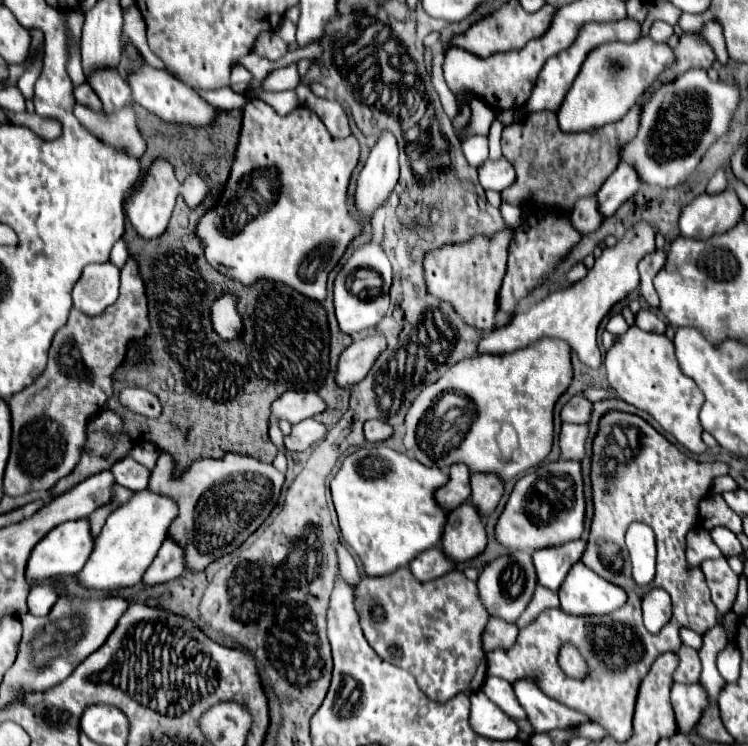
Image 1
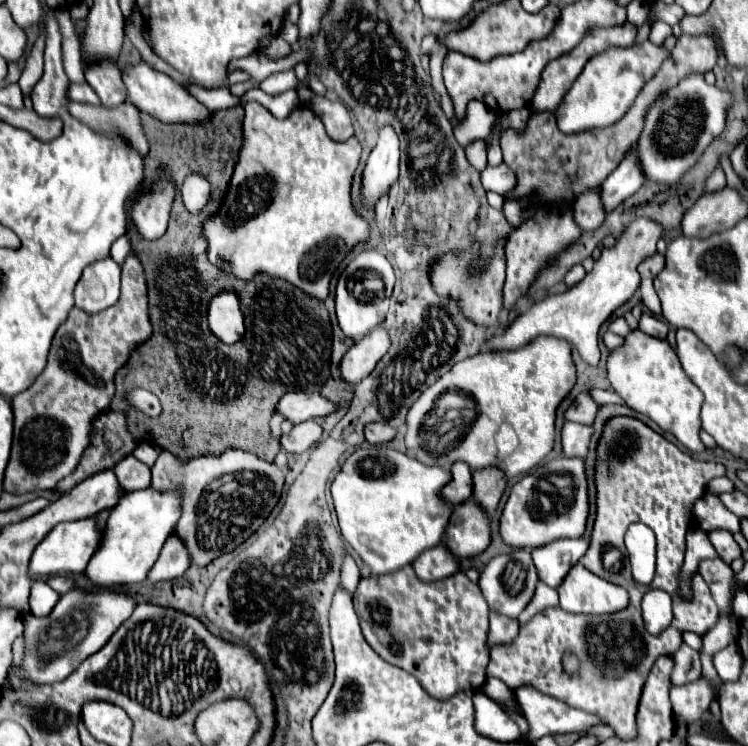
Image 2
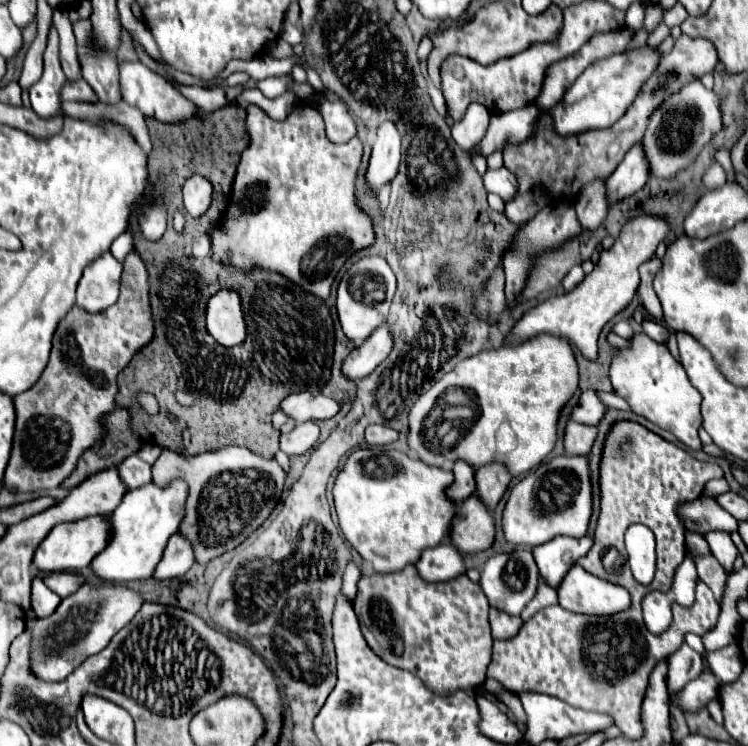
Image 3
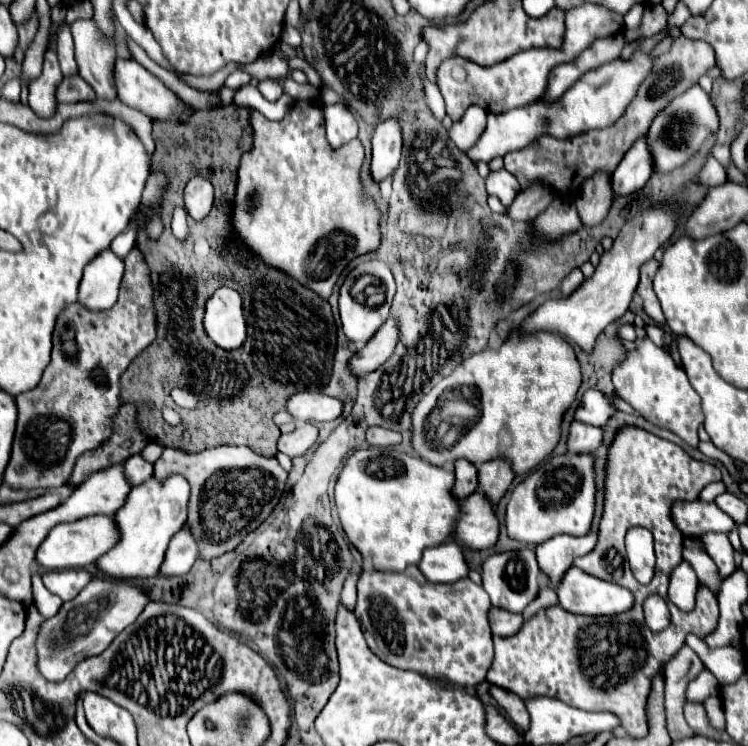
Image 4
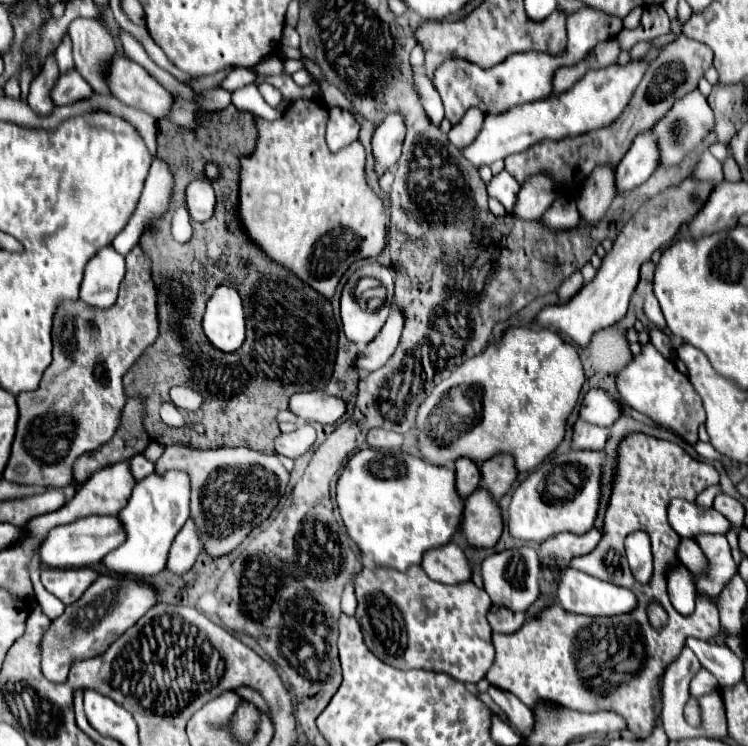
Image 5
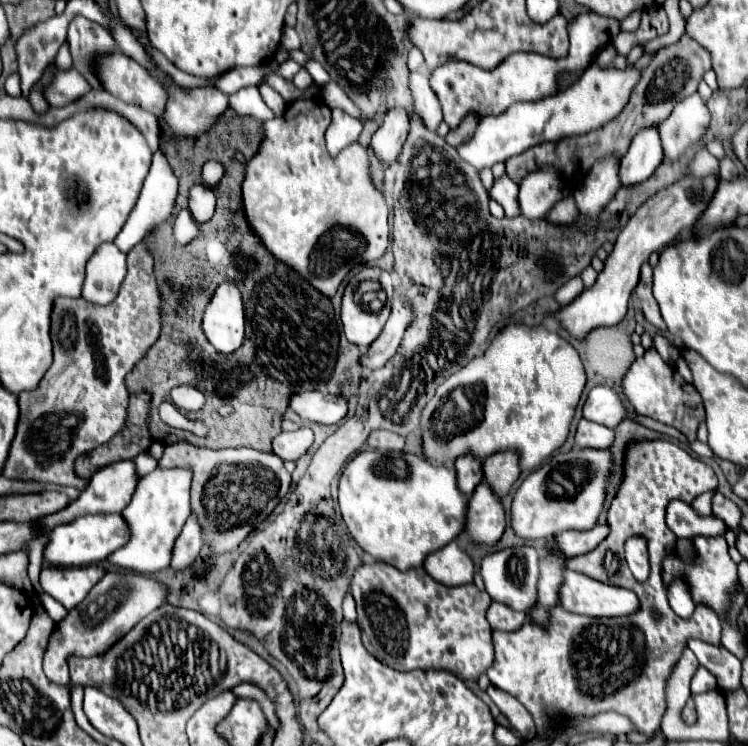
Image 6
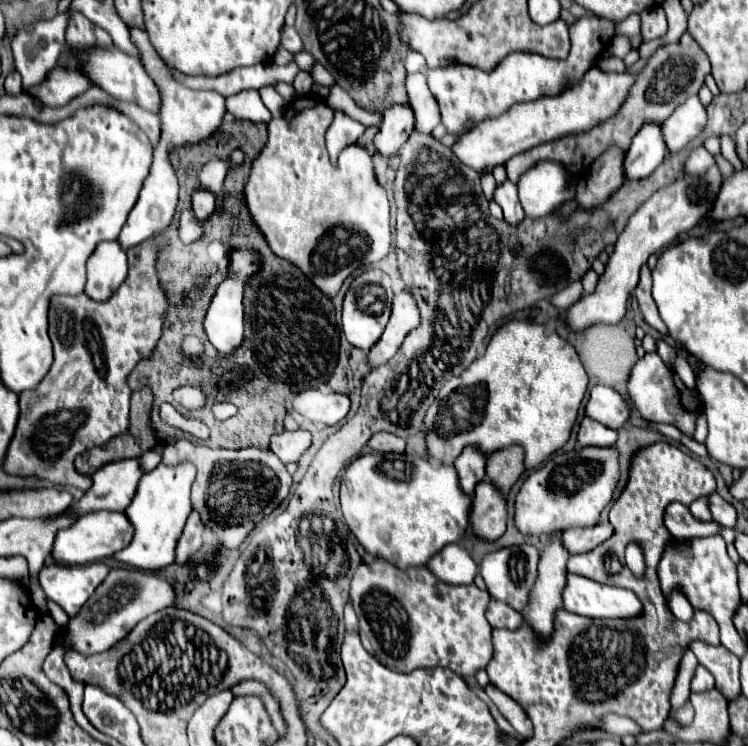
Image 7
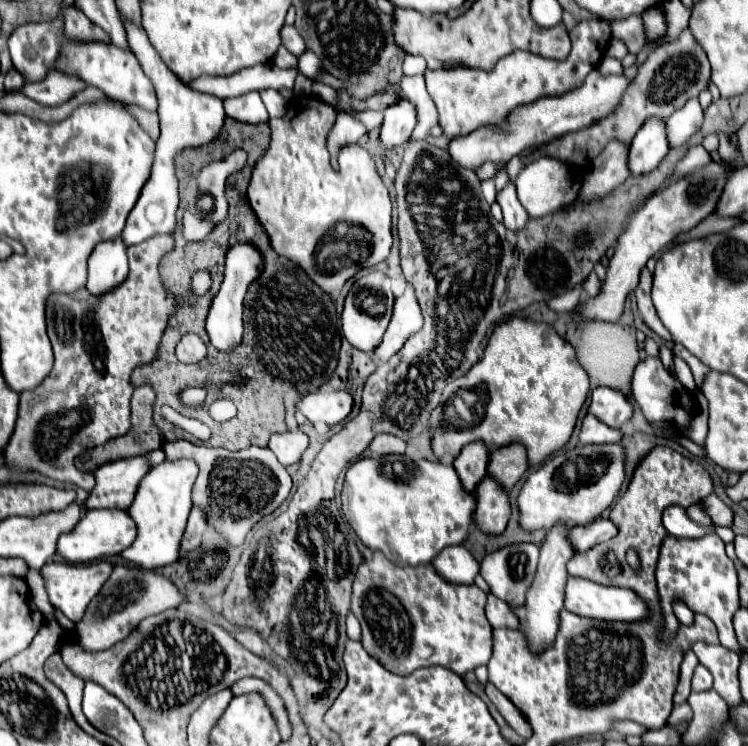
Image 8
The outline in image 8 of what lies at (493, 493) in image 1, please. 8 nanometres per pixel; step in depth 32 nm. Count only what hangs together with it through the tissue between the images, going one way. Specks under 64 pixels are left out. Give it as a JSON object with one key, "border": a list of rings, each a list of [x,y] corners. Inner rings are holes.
{"border":[[[508,444],[506,448],[498,448],[490,454],[488,474],[494,476],[506,490],[510,490],[526,470],[528,458],[522,444]]]}

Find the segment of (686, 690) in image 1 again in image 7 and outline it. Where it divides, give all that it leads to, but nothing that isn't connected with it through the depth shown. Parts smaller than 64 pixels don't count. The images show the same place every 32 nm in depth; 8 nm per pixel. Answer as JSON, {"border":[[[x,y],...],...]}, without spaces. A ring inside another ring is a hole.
{"border":[[[698,666],[692,678],[692,692],[706,692],[712,688],[714,688],[714,676],[704,666]]]}

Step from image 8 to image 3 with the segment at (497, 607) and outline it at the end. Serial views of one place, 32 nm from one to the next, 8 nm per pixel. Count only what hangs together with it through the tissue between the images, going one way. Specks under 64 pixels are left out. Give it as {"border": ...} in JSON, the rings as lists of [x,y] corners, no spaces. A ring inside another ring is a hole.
{"border":[[[490,608],[490,626],[492,626],[492,638],[508,640],[516,636],[516,632],[522,626],[522,620],[518,616],[508,616],[506,612],[496,612],[496,608]]]}

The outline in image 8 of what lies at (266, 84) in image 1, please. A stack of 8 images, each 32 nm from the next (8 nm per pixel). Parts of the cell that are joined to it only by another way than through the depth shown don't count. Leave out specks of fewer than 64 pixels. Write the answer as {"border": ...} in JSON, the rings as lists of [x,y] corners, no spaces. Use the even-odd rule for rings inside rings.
{"border":[[[262,90],[260,96],[262,96],[262,100],[264,100],[266,108],[268,108],[270,118],[280,118],[280,116],[284,116],[286,106],[288,106],[288,100],[286,100],[282,94],[278,94],[278,92],[274,92],[274,90]]]}

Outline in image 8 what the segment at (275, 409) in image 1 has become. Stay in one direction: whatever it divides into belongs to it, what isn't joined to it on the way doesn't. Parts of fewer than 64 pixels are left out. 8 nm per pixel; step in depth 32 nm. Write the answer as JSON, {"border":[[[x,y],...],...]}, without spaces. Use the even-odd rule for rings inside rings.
{"border":[[[316,390],[298,402],[298,410],[312,422],[334,426],[342,422],[354,406],[354,398],[346,390]]]}

